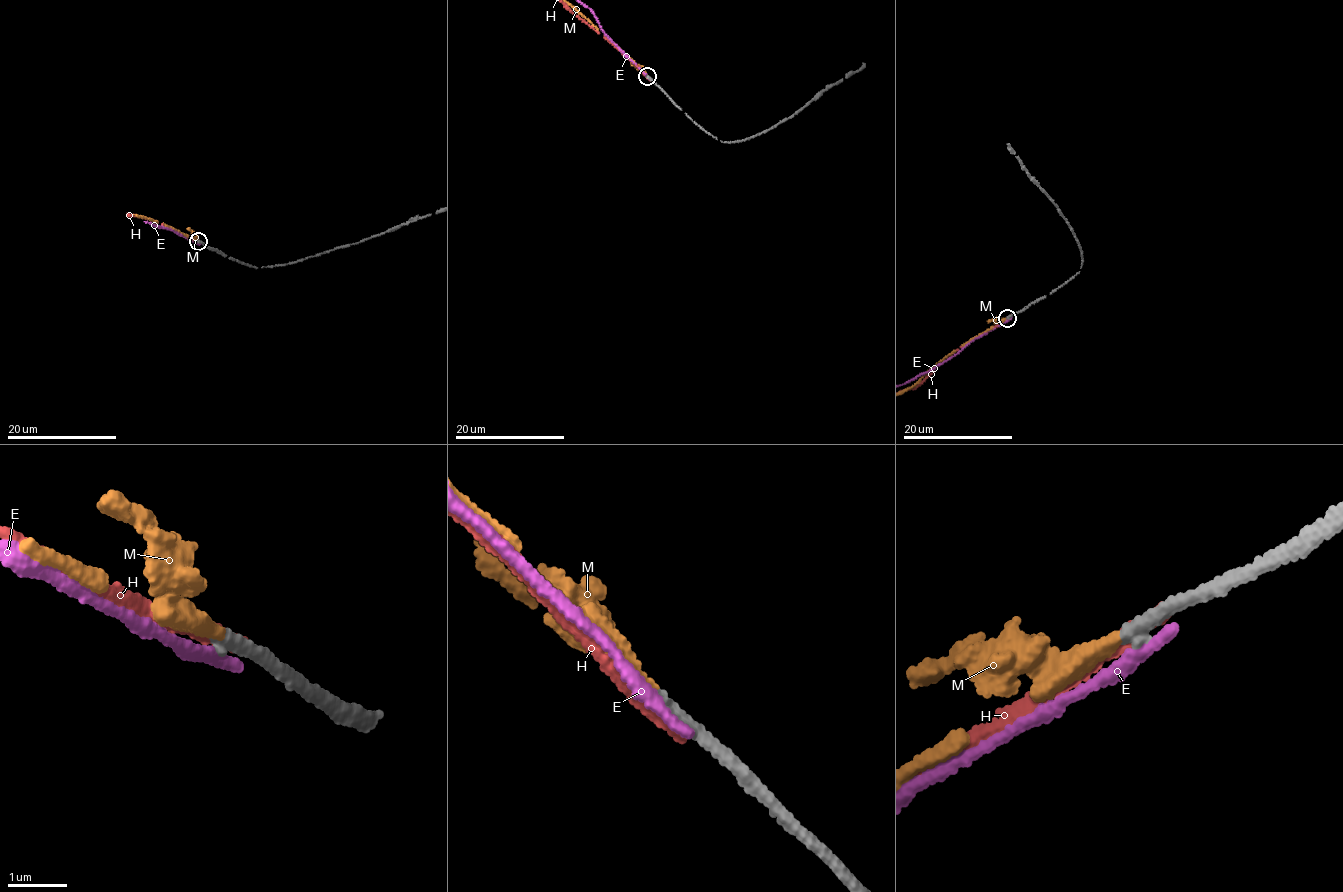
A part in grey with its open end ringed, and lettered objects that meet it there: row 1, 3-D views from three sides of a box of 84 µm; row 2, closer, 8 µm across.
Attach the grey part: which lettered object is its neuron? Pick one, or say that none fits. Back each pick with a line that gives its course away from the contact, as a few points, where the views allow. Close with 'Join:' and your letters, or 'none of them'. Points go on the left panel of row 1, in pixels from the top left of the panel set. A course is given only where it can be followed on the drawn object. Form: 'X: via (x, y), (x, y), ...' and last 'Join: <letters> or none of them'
Join: M

